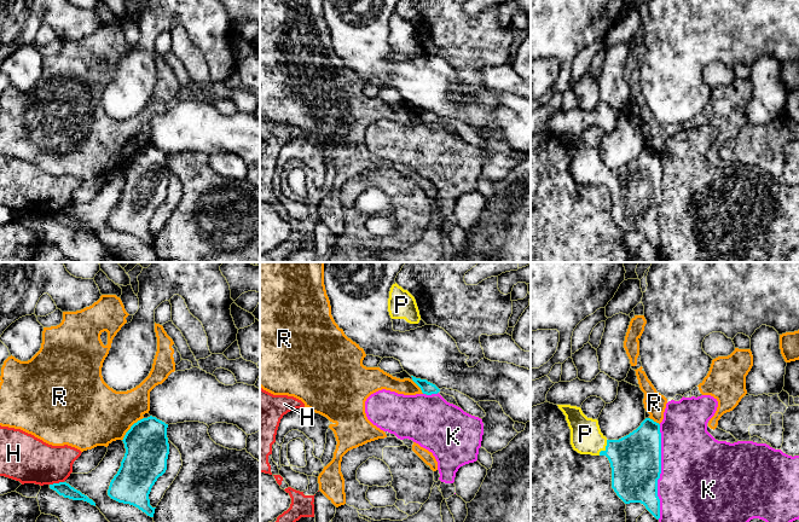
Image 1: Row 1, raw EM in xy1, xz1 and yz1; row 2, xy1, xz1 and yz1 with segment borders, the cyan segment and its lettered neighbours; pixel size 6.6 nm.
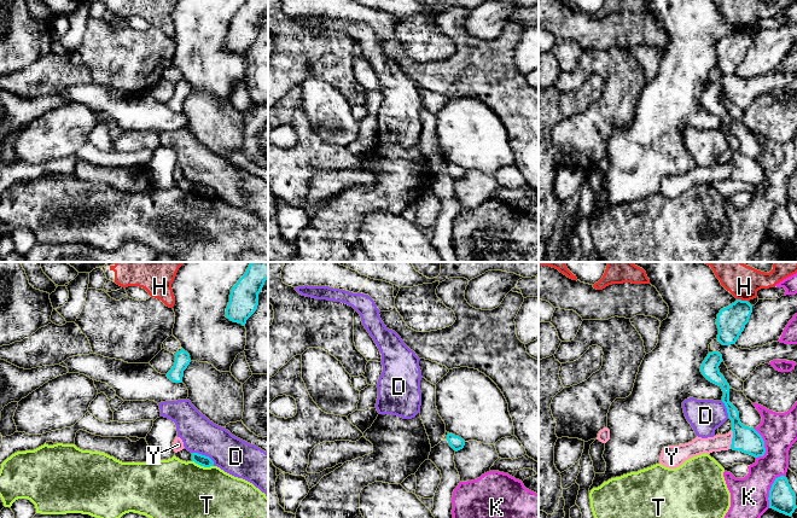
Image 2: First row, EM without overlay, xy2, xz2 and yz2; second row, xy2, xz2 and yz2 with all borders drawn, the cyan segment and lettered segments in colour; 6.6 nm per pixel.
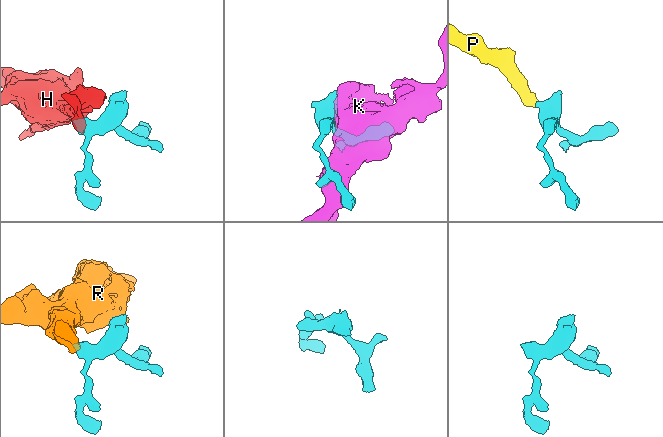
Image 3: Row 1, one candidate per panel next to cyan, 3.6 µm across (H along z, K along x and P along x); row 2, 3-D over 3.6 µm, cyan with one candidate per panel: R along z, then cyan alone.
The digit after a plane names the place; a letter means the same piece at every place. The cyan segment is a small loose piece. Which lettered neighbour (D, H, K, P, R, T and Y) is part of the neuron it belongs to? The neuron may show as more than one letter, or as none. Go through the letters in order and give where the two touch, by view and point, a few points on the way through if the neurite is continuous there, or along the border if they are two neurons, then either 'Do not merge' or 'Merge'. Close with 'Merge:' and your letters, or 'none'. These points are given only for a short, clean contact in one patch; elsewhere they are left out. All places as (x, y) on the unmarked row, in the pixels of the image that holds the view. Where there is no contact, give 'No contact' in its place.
D: Touches cyan at xy2 (204, 185). Do not merge
H: Touches cyan at xy1 (56, 213). Boundary: xy1 (63, 210), (50, 214). Do not merge
K: Touches cyan at yz1 (660, 201). Do not merge
P: Touches cyan at yz1 (606, 178). Path across: yz1 (635, 189), (612, 178), (606, 178), (596, 174), (585, 163). Merge
R: Touches cyan at xy1 (131, 157). Boundary: xy1 (143, 146), (131, 156), (122, 169). Do not merge
T: Touches cyan at xy2 (203, 195). Do not merge
Y: Touches cyan at yz2 (732, 169). Boundary: yz2 (732, 159), (729, 178). Do not merge
Merge: P

